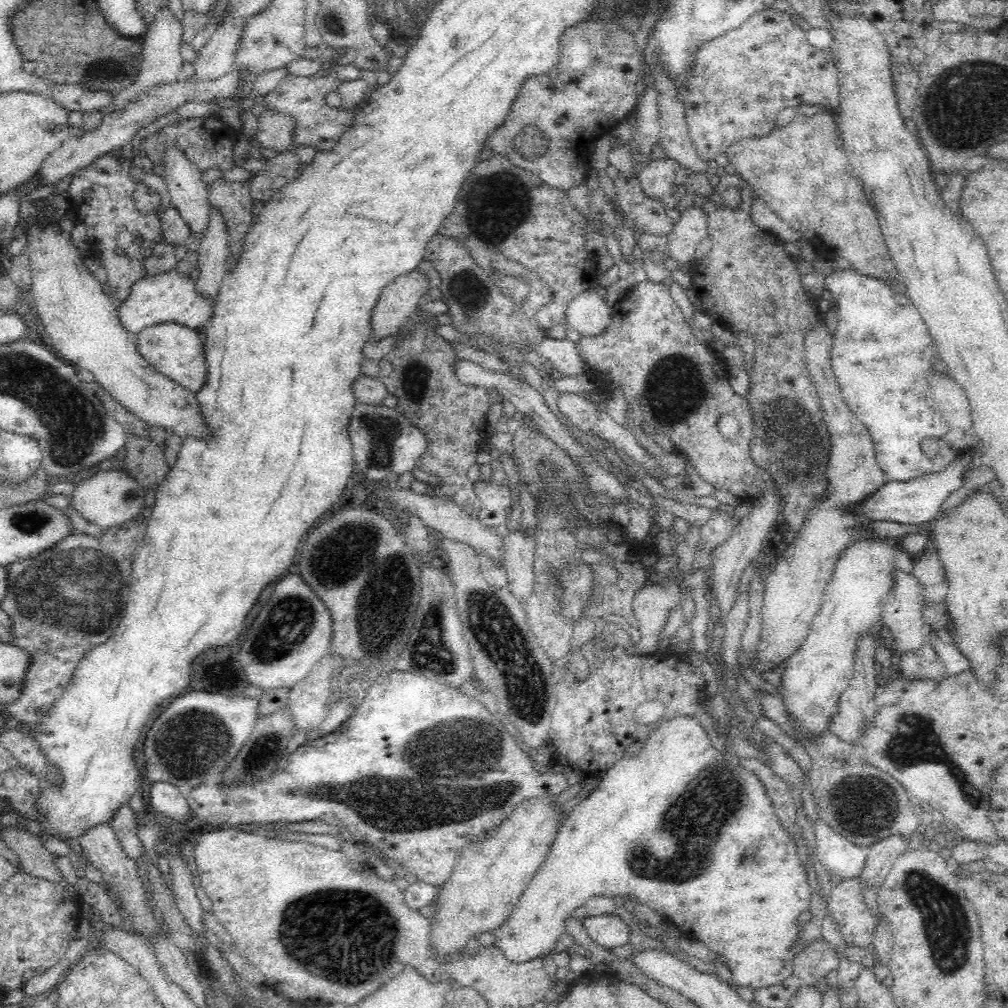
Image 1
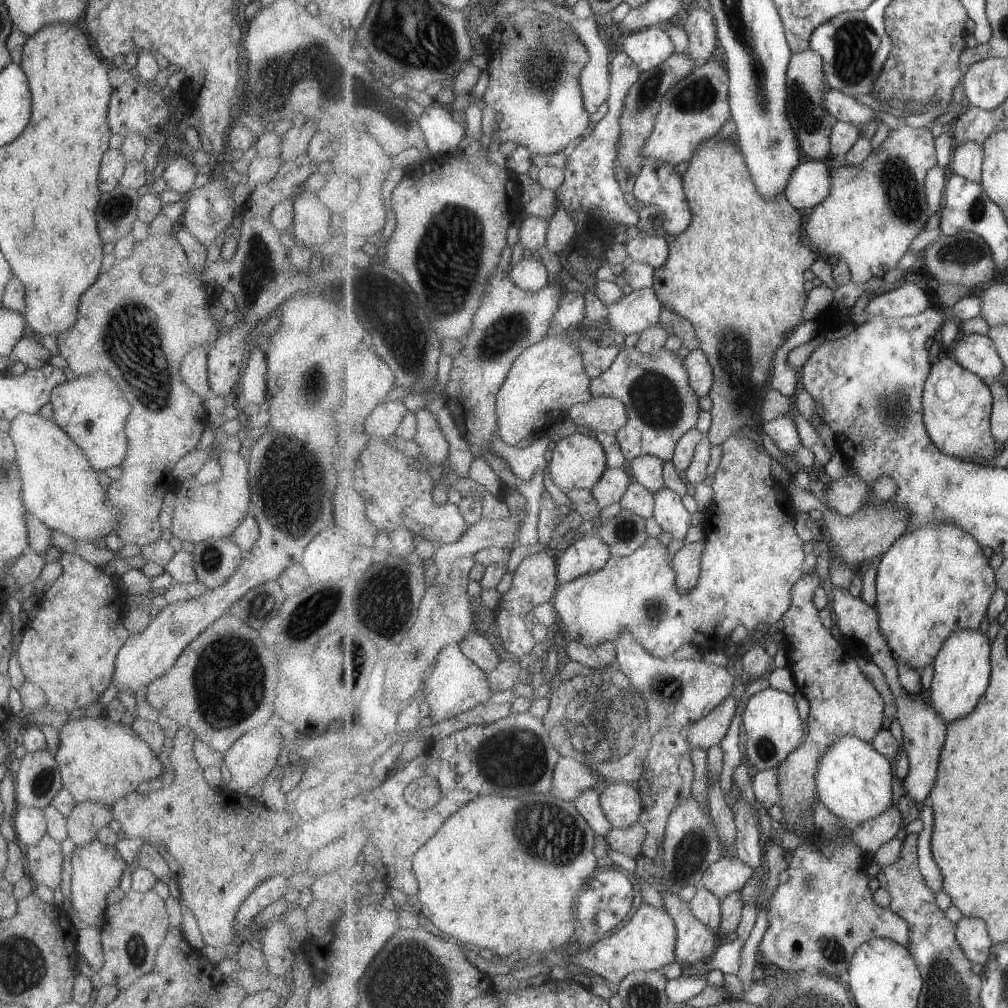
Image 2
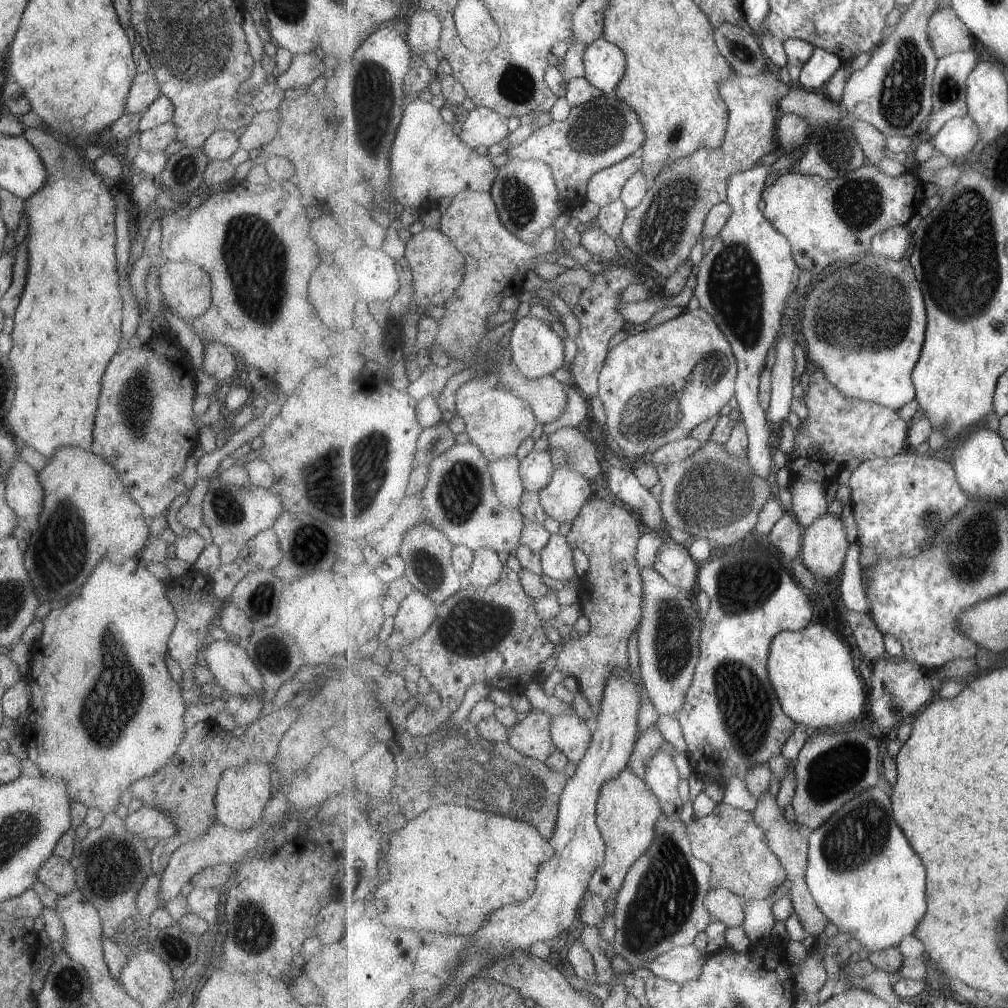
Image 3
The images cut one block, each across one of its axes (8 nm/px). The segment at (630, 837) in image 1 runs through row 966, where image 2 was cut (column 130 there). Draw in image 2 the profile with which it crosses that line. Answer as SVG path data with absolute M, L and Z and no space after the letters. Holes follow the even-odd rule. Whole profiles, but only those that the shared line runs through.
M100 713L92 717L83 717L79 714L70 715L63 727L58 729L59 749L56 760L62 780L62 788L66 788L76 803L81 801L95 801L111 808L112 804L121 796L133 792L143 780L161 777L163 766L159 763L153 751L139 738L131 727L122 722L111 722Z

